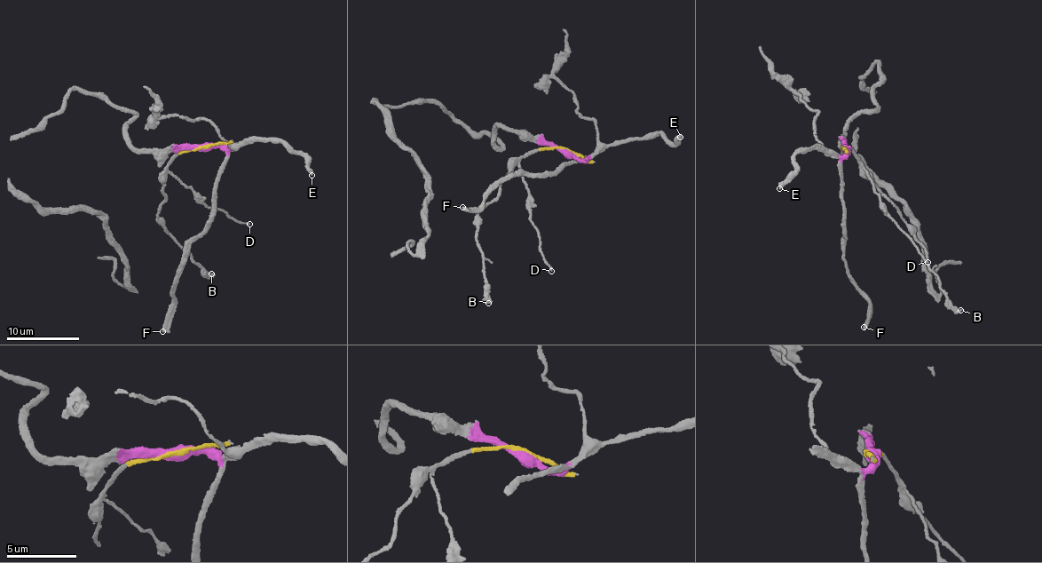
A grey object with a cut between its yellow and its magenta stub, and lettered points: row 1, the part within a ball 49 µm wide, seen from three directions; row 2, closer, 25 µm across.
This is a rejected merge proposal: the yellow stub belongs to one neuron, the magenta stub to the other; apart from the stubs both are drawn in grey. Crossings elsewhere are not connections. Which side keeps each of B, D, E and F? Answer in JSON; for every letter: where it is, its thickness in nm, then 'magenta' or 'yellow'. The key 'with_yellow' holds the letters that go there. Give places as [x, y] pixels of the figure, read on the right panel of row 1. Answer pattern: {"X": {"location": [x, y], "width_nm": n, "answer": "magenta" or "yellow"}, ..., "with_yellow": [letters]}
{"B": {"location": [960, 310], "width_nm": 400, "answer": "yellow"}, "D": {"location": [927, 262], "width_nm": 140, "answer": "yellow"}, "E": {"location": [779, 188], "width_nm": 380, "answer": "magenta"}, "F": {"location": [864, 327], "width_nm": 440, "answer": "magenta"}, "with_yellow": ["B", "D"]}

